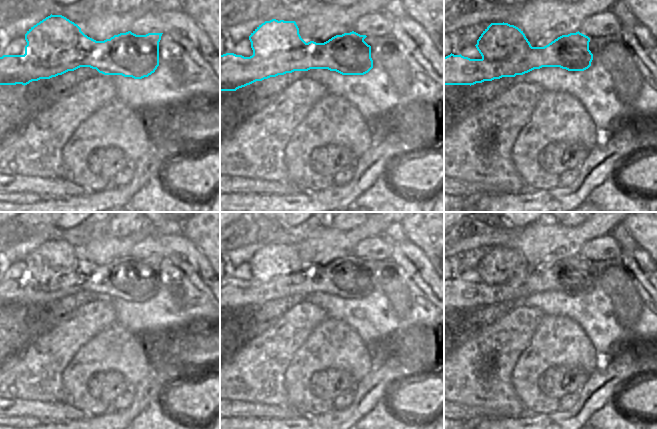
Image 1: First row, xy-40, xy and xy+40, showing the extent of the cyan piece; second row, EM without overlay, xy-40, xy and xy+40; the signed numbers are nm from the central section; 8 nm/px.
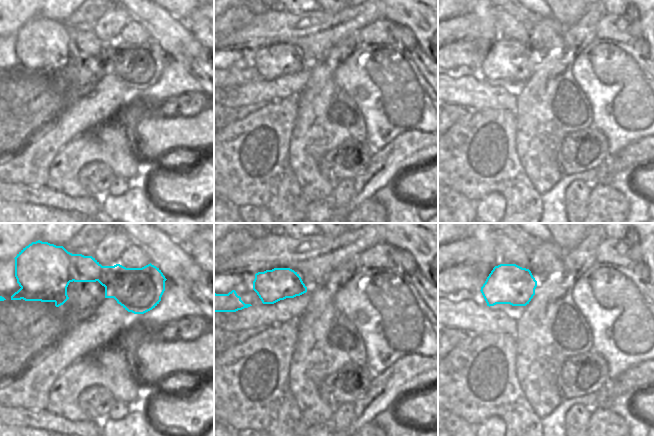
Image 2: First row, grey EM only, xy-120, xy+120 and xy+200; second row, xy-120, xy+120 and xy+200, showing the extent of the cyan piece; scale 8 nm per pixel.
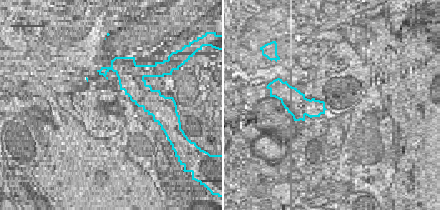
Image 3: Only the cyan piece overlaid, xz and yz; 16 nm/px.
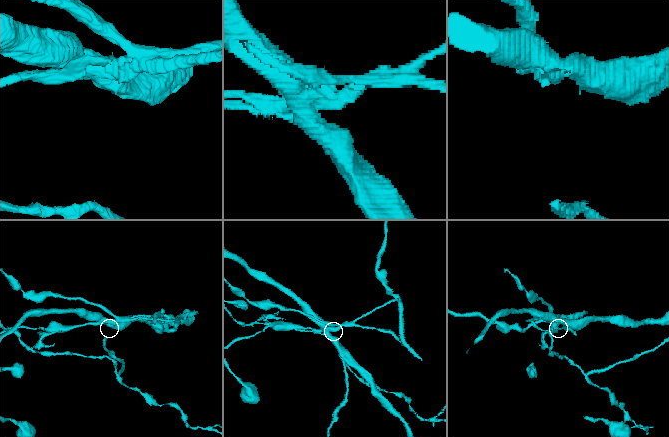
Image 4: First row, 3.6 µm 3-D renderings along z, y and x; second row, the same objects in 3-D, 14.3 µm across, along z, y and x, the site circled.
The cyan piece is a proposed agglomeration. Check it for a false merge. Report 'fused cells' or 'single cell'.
fused cells

